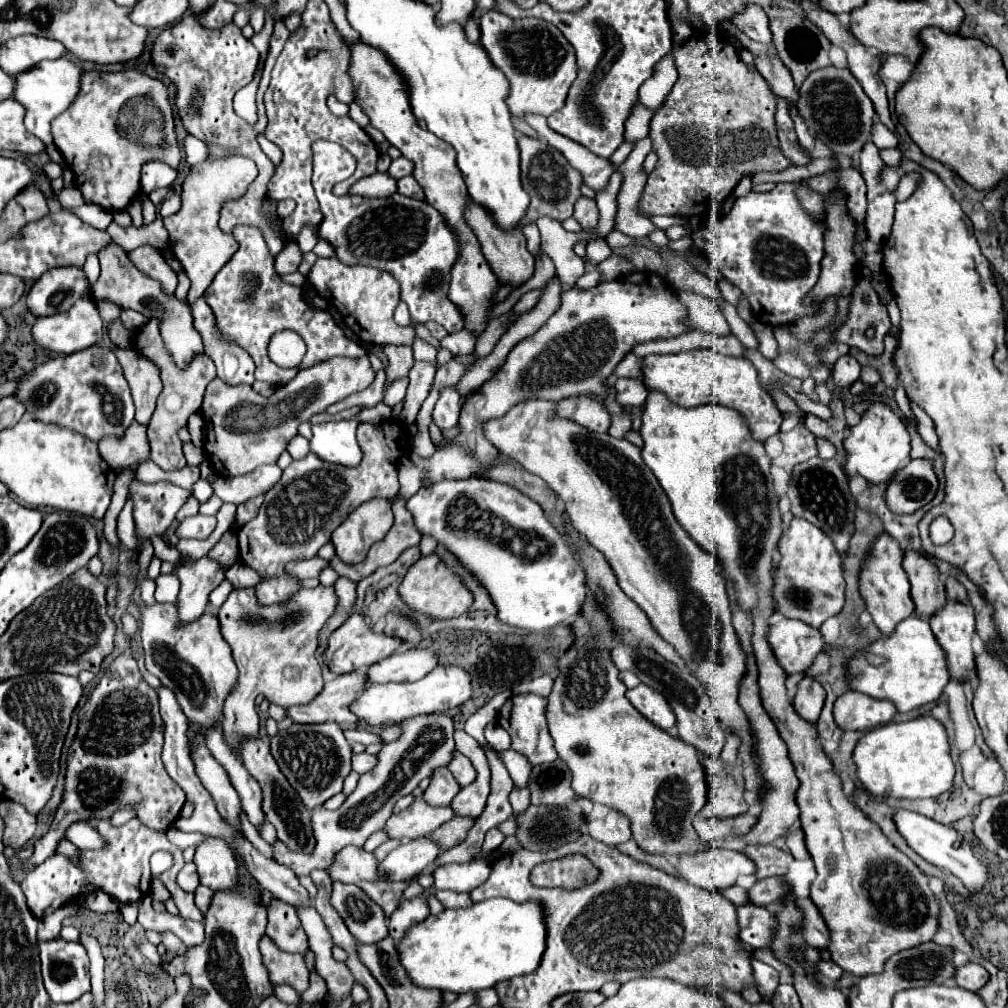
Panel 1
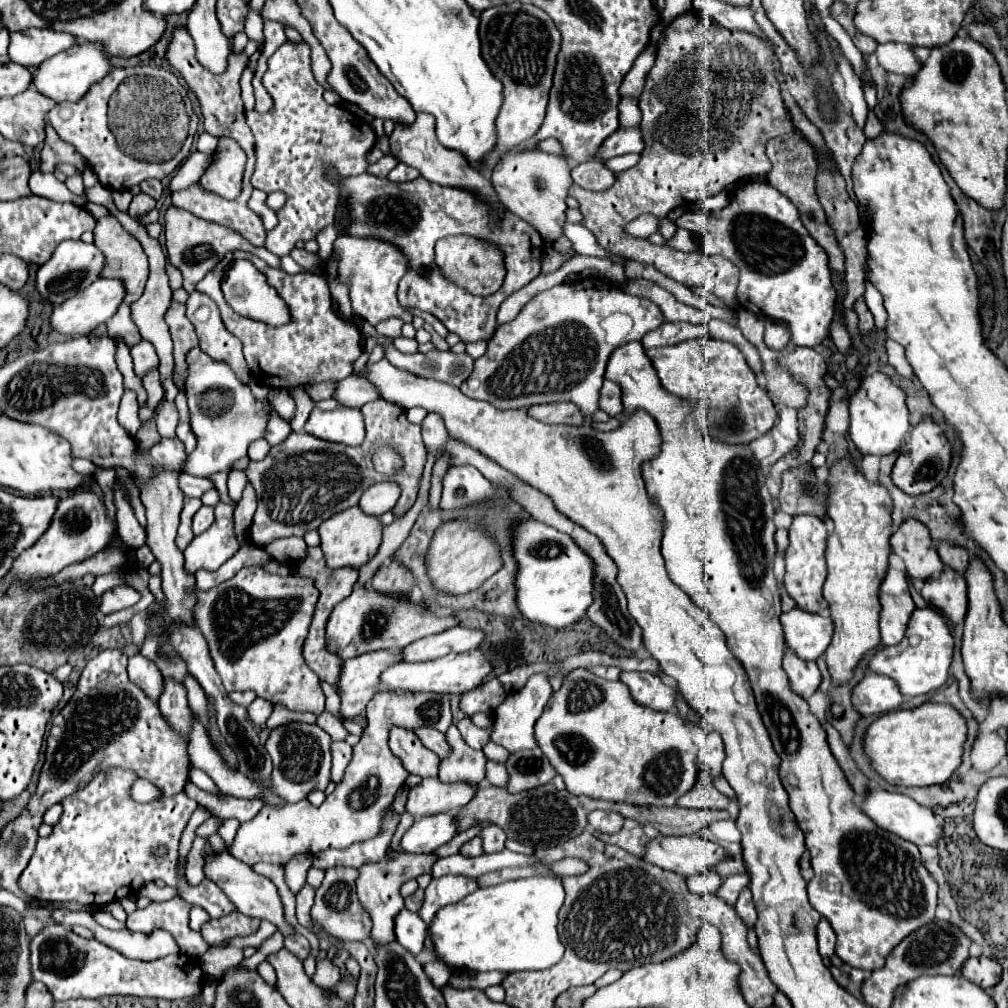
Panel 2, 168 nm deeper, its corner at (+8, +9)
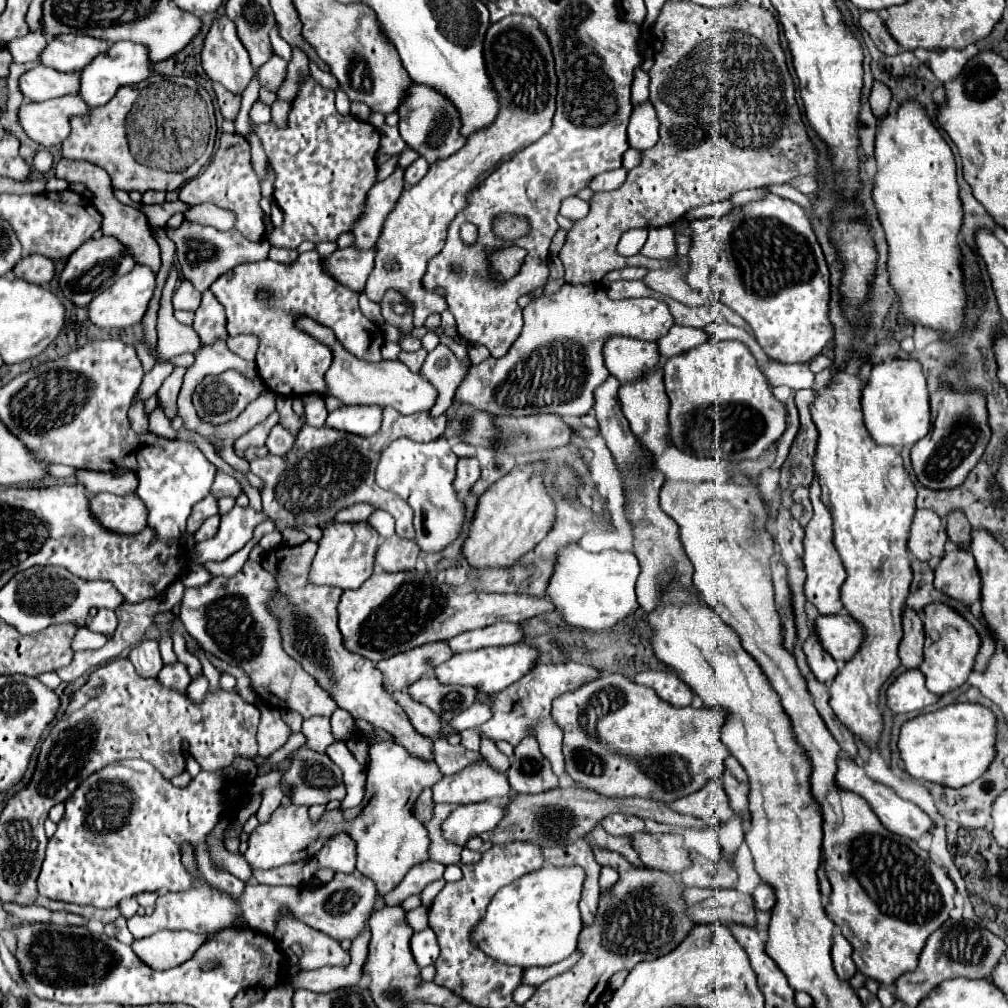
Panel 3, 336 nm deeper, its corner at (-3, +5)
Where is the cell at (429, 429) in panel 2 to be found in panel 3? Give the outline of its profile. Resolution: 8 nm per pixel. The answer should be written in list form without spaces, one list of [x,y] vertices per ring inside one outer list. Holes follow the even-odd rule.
[[[439,436],[433,442],[421,444],[409,438],[398,438],[391,442],[379,460],[377,466],[377,484],[385,490],[391,490],[405,498],[413,512],[413,526],[415,526],[415,542],[425,552],[439,552],[449,542],[453,542],[463,524],[463,500],[453,490],[455,478],[455,464],[457,456],[451,452],[451,442]]]

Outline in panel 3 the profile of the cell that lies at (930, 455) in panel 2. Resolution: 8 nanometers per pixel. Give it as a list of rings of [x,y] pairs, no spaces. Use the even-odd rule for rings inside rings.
[[[939,388],[931,396],[931,430],[911,450],[911,464],[917,480],[931,490],[949,490],[963,482],[971,468],[979,462],[991,430],[987,424],[985,396],[981,392],[953,394],[947,388]]]

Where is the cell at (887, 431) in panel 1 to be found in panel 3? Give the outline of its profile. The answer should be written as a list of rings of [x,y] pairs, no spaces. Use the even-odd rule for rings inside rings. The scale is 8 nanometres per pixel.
[[[891,360],[873,366],[871,380],[861,394],[863,420],[871,438],[881,446],[895,446],[897,450],[913,446],[931,426],[929,394],[921,366],[913,360]]]

